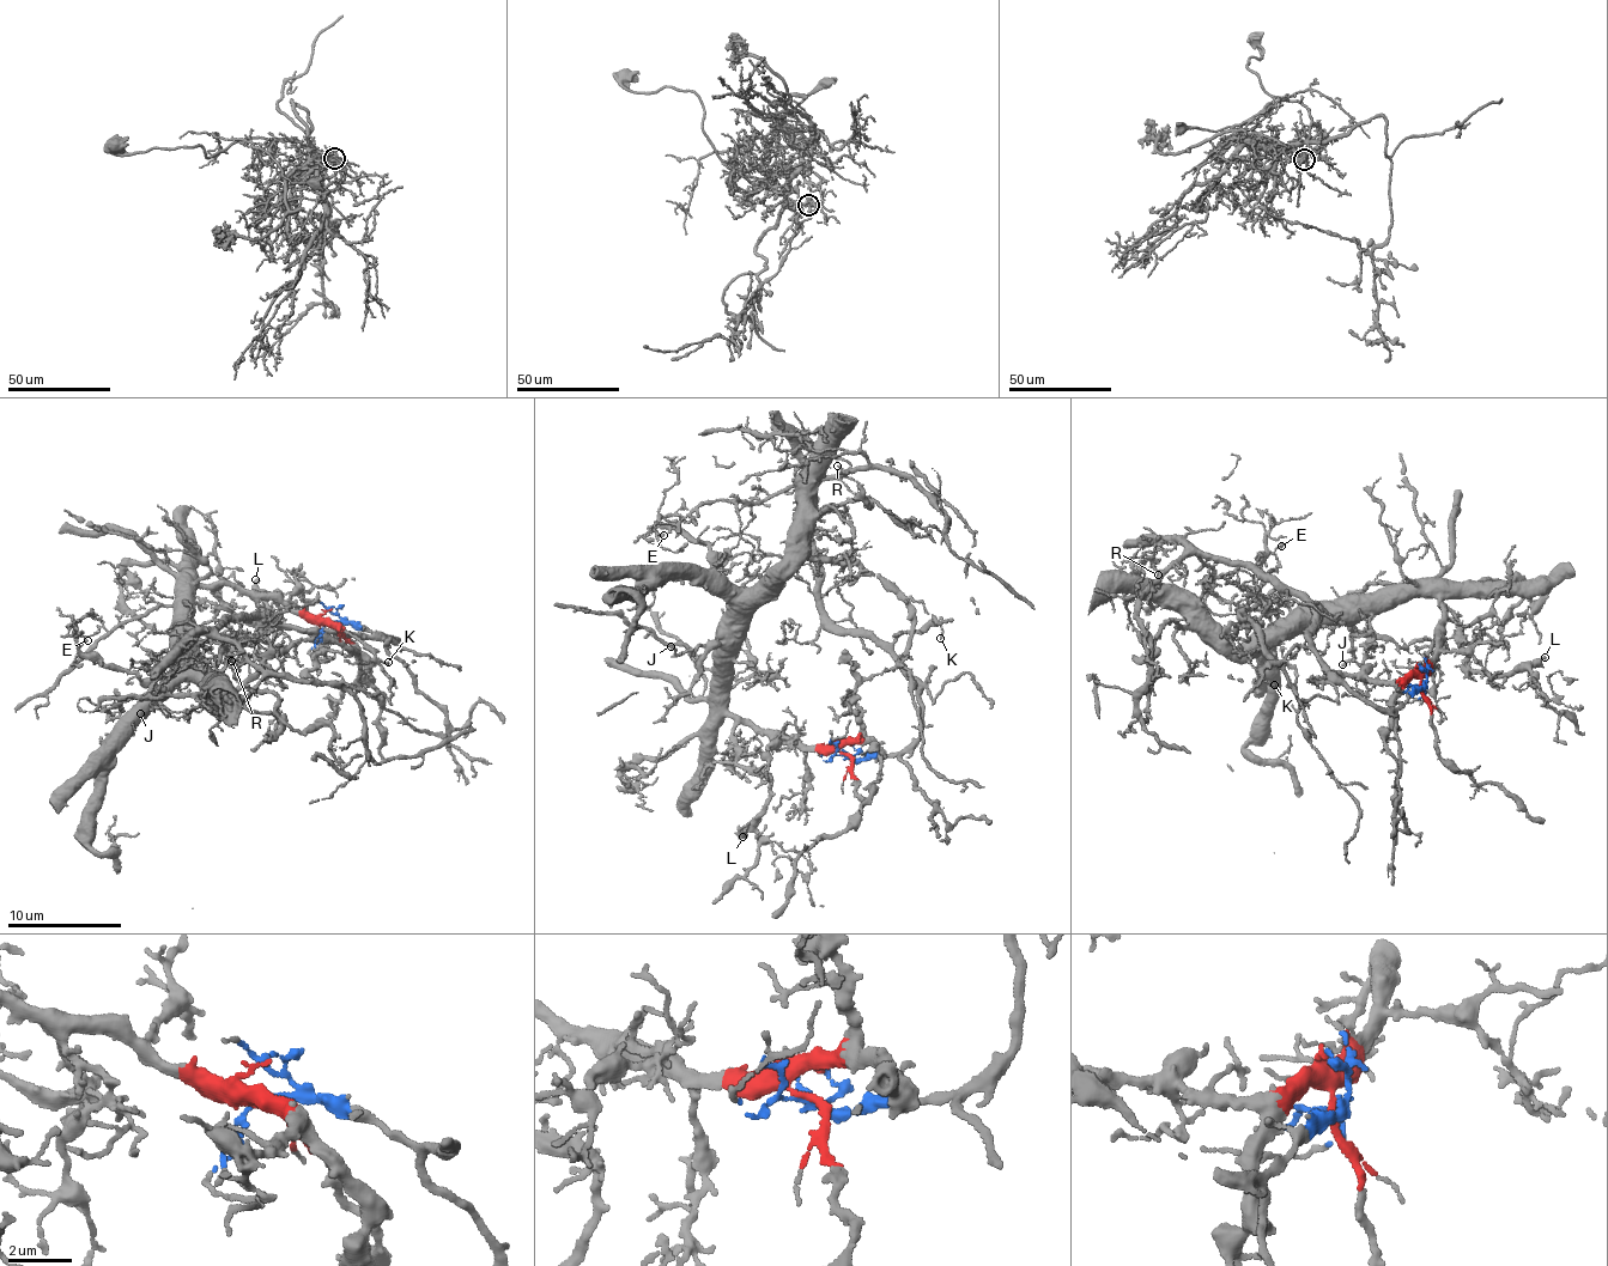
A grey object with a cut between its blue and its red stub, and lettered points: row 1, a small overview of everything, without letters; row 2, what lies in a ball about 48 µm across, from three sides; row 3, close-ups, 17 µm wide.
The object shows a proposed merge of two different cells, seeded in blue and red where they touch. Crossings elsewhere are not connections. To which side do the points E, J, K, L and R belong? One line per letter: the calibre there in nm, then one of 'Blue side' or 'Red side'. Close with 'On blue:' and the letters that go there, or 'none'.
E: Thickness 150 nm. Red side
J: Thickness 130 nm. Red side
K: Thickness 110 nm. Blue side
L: Thickness 360 nm. Red side
R: Thickness 120 nm. Blue side
On blue: K, R

